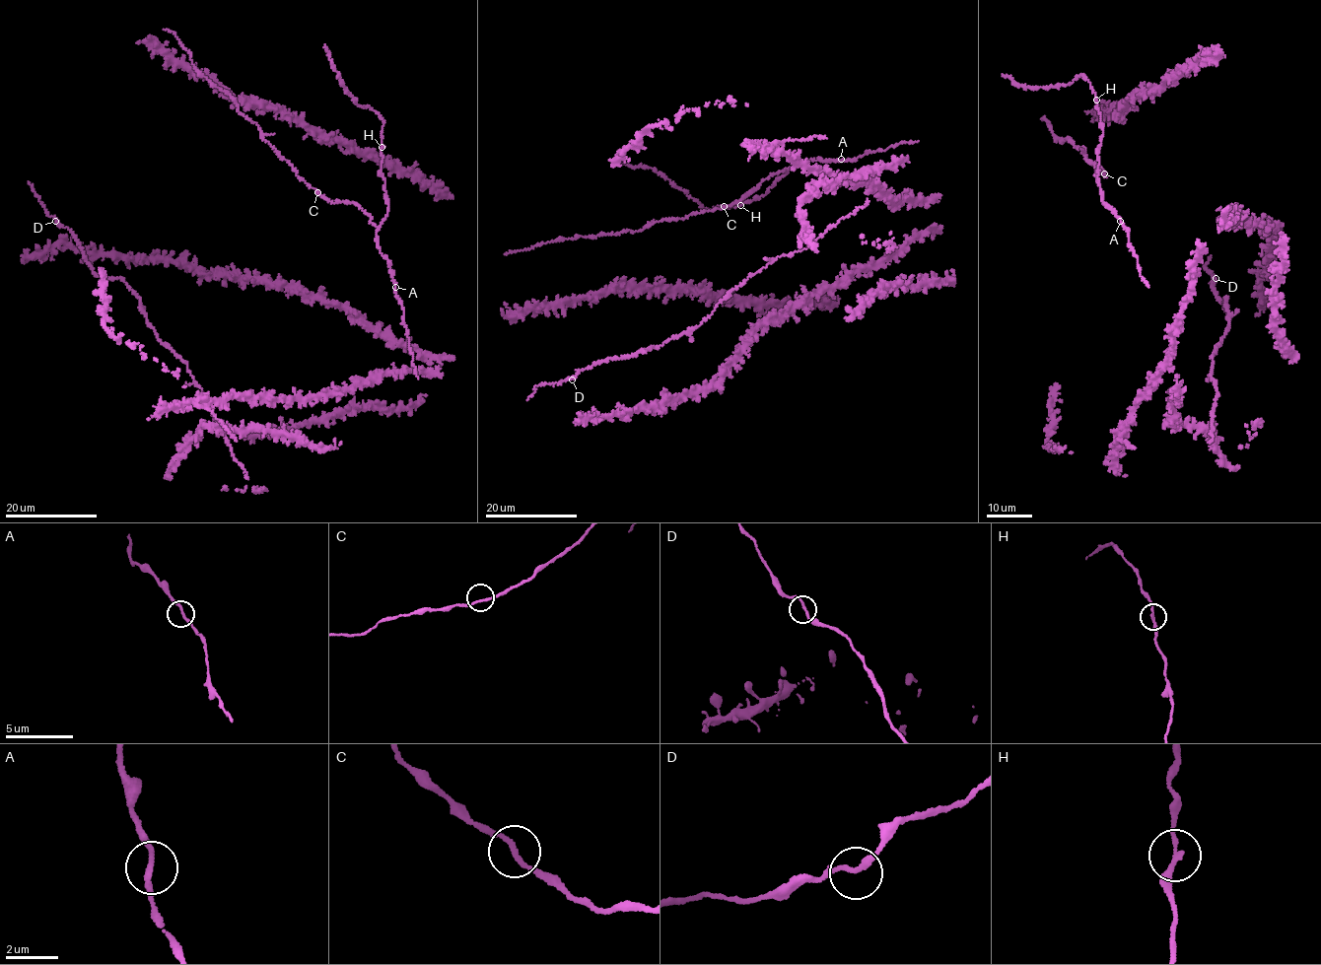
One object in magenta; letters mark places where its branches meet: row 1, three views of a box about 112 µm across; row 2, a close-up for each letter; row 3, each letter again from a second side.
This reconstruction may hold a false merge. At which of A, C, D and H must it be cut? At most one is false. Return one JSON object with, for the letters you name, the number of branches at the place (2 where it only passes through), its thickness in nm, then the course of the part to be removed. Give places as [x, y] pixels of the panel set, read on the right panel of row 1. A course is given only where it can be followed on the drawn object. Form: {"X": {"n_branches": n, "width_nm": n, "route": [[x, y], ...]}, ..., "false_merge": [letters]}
{"false_merge": []}

